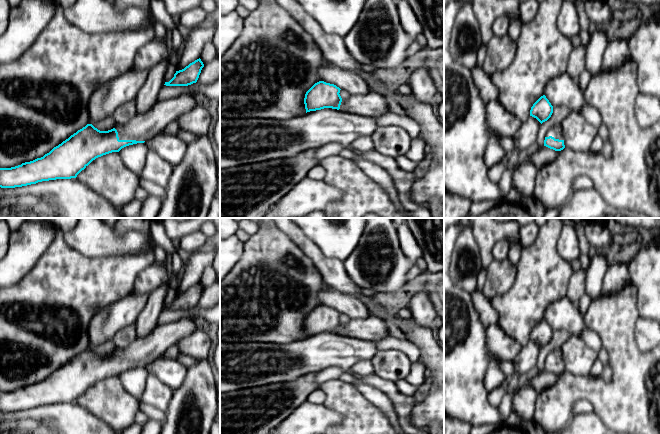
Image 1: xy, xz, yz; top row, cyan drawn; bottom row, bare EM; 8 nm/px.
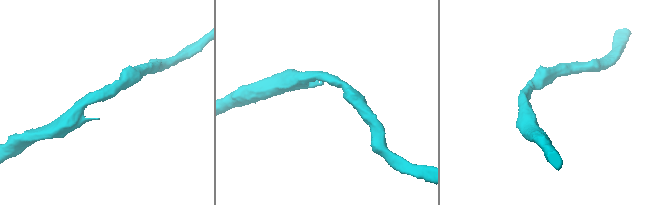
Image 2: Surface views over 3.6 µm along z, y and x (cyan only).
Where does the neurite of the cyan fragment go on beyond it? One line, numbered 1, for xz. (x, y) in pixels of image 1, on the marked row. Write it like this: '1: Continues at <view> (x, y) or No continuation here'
1: Continues at xz (372, 104)

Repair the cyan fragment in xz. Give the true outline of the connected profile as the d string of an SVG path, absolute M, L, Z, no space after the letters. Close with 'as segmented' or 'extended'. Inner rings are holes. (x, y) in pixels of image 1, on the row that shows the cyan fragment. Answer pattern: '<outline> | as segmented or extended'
M324 81L315 83L305 94L306 113L332 108L378 118L390 111L386 98L374 91L366 95L350 95L348 99L343 100L339 94L340 90L336 85Z | extended

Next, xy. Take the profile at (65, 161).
M184 93L174 98L157 101L149 111L136 114L125 125L117 124L108 131L100 131L92 124L87 124L43 157L15 167L0 168L0 187L15 188L42 181L76 178L96 158L112 152L119 152L129 145L144 143L146 140L163 132L178 116L204 102L204 99L199 94Z | extended

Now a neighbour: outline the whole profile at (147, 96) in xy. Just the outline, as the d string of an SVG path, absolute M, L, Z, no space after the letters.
M165 59L148 69L146 81L135 99L137 114L149 111L158 101L158 93L165 84L166 67Z

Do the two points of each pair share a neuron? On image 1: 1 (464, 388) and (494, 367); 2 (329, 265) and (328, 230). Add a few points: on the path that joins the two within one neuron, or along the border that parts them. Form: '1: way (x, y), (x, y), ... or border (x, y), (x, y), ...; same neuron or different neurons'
1: border (487, 352), (487, 370), (484, 378), (486, 392); different neurons
2: border (312, 241), (324, 255), (342, 261); different neurons

